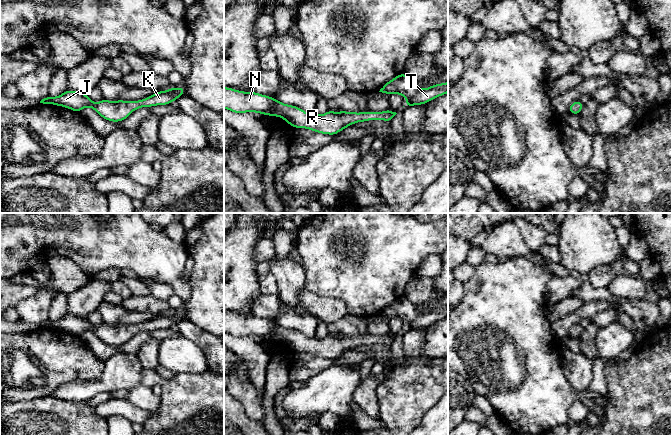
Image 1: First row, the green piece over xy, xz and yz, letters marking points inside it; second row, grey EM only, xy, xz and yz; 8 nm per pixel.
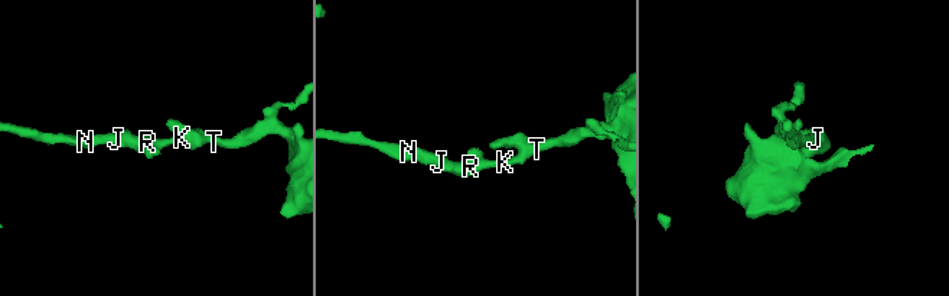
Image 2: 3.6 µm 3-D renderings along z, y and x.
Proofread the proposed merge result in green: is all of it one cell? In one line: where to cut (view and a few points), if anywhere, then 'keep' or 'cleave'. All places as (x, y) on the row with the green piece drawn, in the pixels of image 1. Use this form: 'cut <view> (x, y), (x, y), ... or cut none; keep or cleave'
cut none; keep

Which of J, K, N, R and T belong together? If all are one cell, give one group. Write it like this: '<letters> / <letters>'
J K N R T

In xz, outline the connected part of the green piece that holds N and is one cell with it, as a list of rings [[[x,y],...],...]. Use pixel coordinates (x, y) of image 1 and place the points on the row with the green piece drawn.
[[[224,87],[224,108],[237,114],[256,112],[284,119],[294,128],[305,128],[320,134],[336,135],[341,130],[358,122],[384,120],[390,122],[397,114],[388,109],[382,112],[333,112],[322,115],[309,114],[301,108],[279,102],[267,95],[254,91],[244,92]]]

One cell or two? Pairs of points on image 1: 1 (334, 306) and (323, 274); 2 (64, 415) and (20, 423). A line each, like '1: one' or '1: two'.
1: two
2: one

